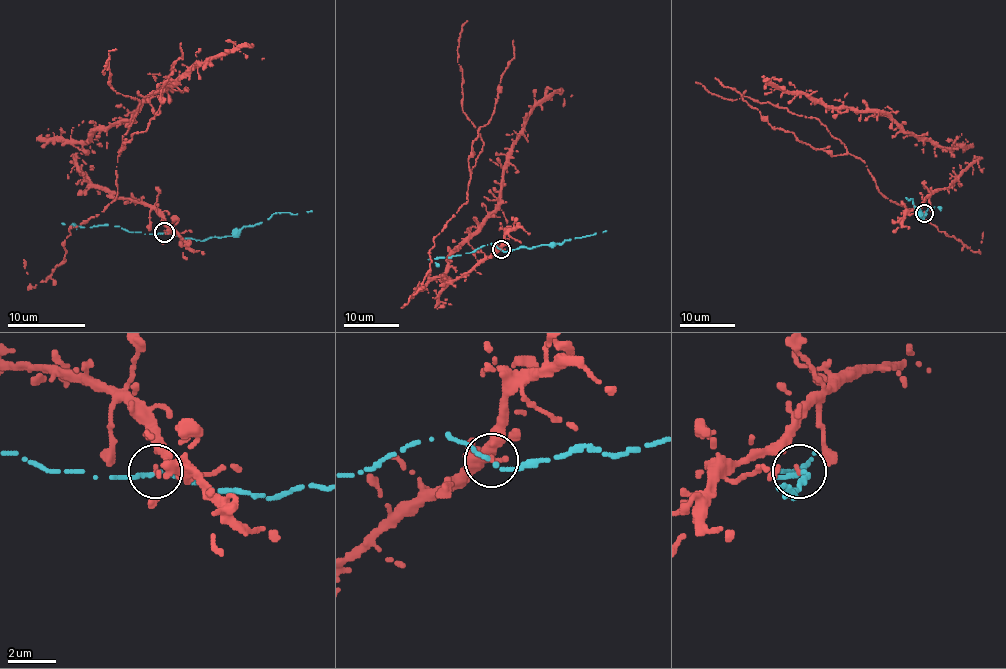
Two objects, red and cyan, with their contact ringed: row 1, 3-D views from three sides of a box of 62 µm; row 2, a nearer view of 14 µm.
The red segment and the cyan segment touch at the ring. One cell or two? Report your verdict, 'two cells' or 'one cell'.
two cells

